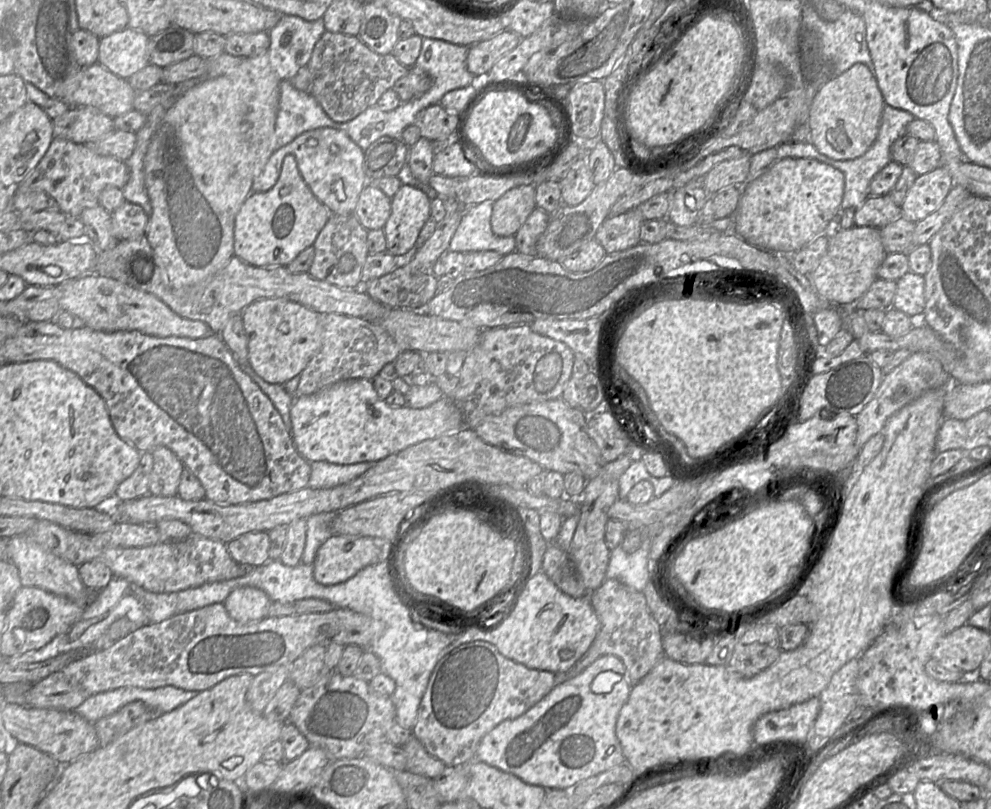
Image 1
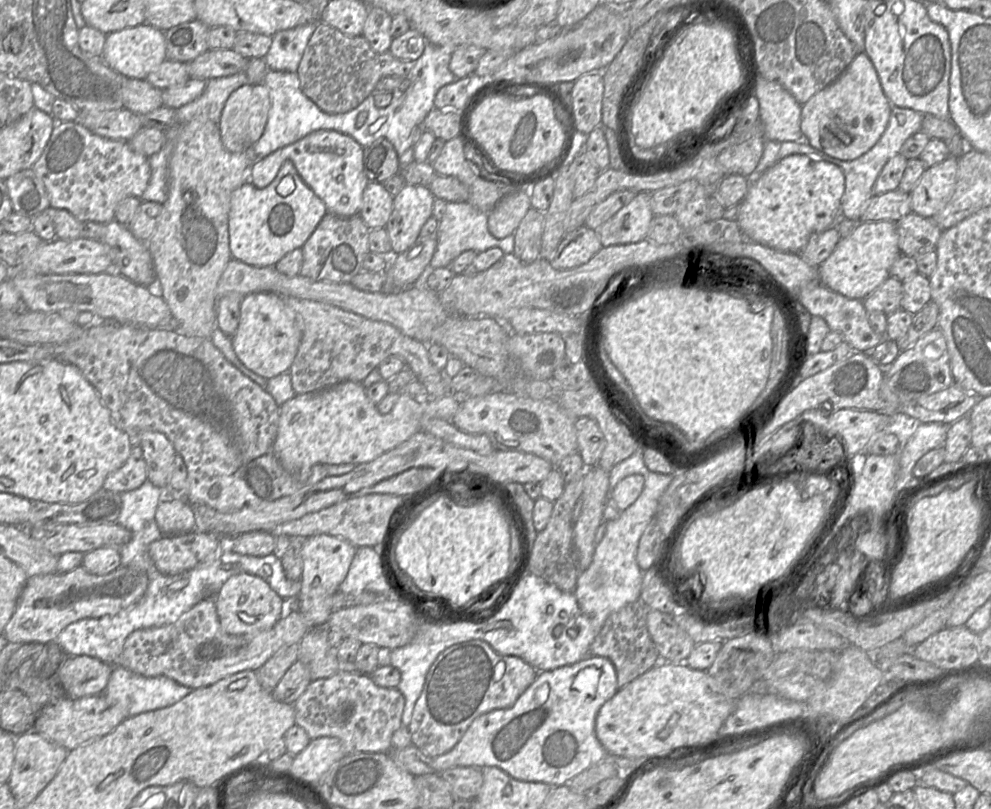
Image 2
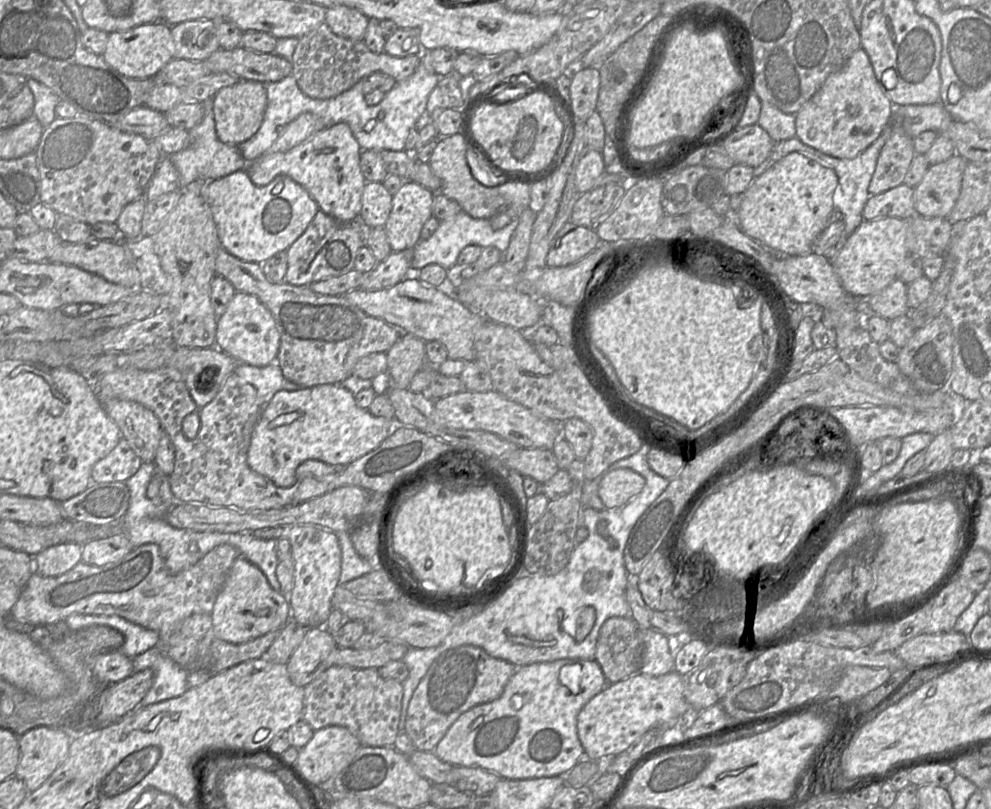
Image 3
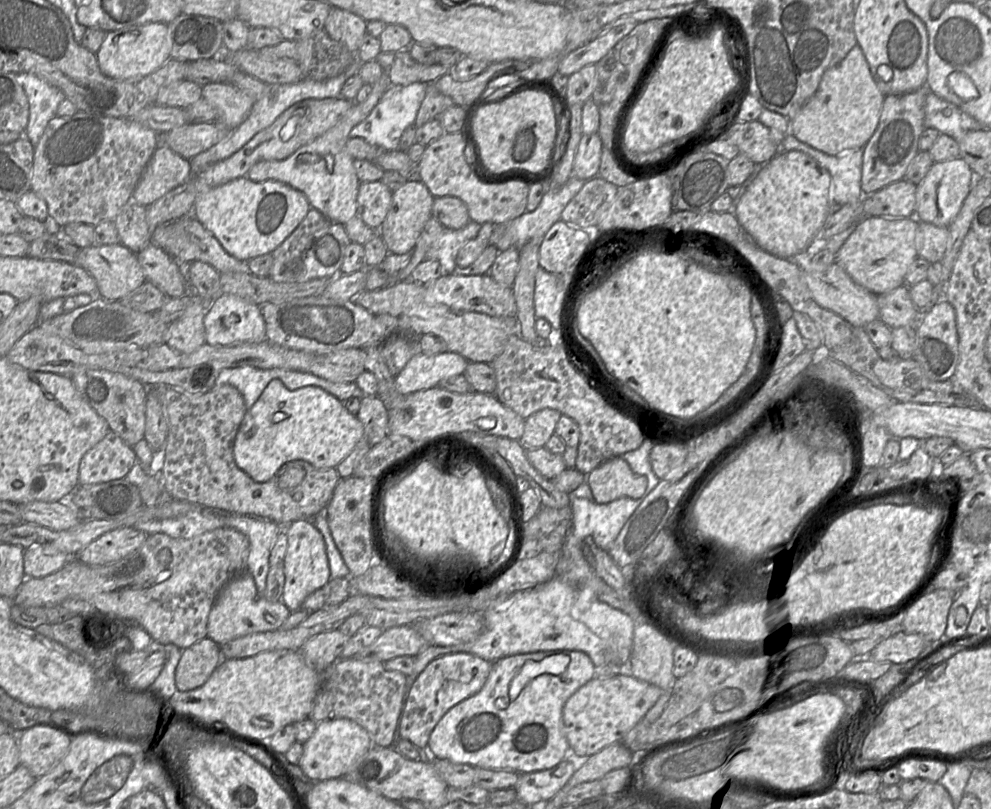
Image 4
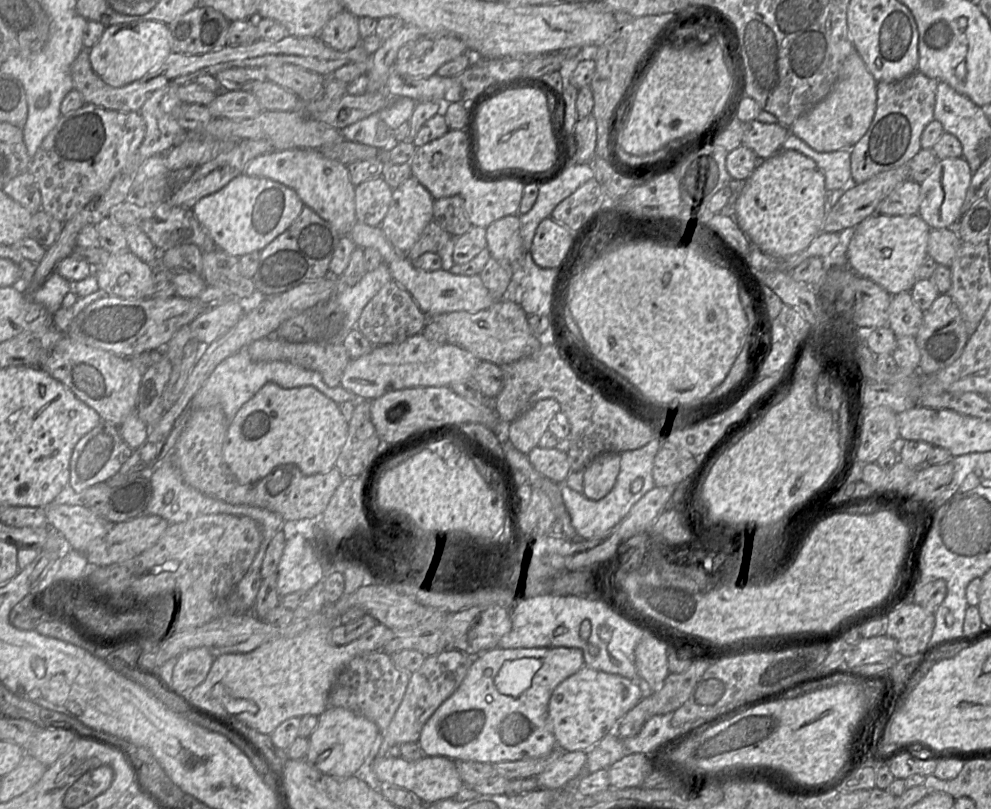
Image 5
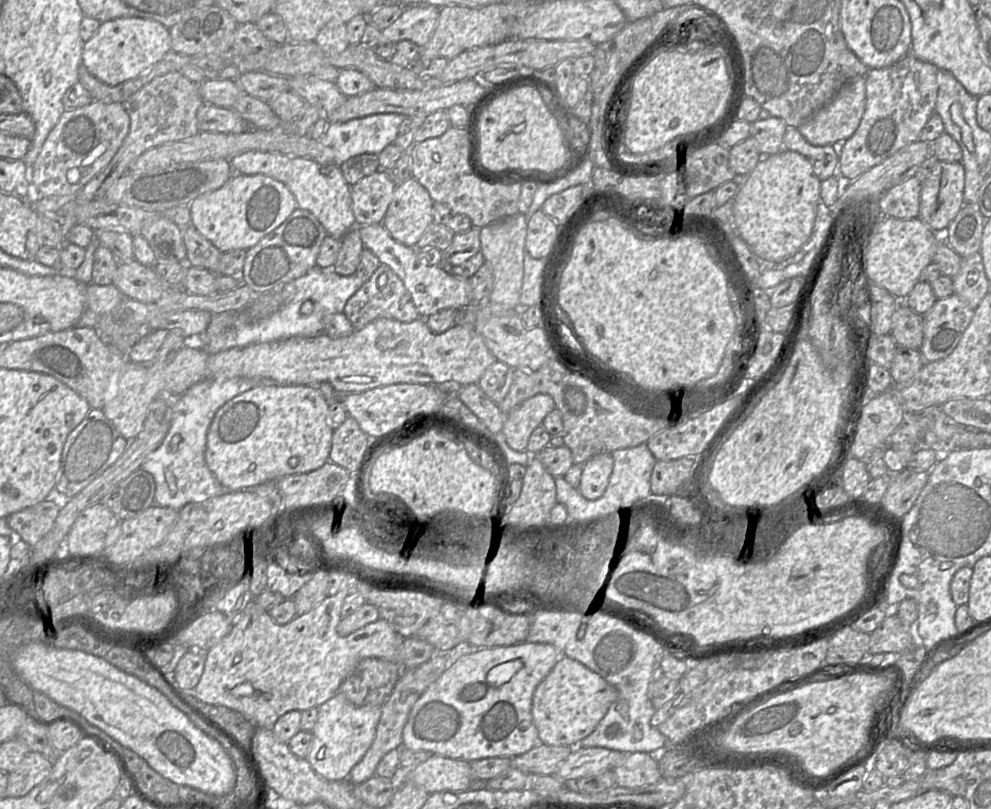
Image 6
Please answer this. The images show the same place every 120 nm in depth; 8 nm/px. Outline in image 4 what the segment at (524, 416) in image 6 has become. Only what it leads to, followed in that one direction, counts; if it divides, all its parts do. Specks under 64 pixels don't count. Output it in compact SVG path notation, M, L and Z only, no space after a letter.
M542 409L525 419L520 443L525 450L542 448L555 433L561 413L555 409Z

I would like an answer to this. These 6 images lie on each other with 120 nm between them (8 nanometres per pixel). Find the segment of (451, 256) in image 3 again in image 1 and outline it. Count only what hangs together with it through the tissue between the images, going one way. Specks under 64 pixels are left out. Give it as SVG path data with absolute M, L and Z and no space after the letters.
M444 199L449 211L463 211L461 222L451 239L449 251L496 251L503 256L516 250L515 236L496 236L491 228L491 216L495 201L483 201L464 207L454 199Z

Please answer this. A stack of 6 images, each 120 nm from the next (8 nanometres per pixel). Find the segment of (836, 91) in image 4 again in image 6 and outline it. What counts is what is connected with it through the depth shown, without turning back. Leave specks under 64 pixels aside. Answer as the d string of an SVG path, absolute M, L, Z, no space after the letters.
M866 78L852 79L825 106L800 125L798 130L814 146L840 145L857 130L865 111L865 105Z

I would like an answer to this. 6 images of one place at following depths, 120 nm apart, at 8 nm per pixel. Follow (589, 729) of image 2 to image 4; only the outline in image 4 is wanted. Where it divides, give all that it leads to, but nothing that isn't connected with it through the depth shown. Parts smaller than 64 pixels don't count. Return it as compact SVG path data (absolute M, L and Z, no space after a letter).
M538 651L501 658L493 662L483 688L452 707L438 722L430 735L427 751L433 759L487 769L530 773L553 768L569 754L562 716L564 704L594 677L595 665L582 651Z

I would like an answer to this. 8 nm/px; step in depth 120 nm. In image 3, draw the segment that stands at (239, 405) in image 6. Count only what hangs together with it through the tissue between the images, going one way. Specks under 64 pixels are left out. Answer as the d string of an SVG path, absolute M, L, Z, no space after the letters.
M324 384L301 388L297 391L280 390L276 392L270 402L264 406L261 417L253 430L251 443L247 453L247 463L252 470L269 478L276 486L283 488L291 487L298 482L296 470L304 461L319 460L332 466L347 466L348 464L379 447L379 445L394 432L396 425L398 424L396 423L395 418L386 419L382 417L374 417L368 410L359 408L355 402L355 395L341 384Z

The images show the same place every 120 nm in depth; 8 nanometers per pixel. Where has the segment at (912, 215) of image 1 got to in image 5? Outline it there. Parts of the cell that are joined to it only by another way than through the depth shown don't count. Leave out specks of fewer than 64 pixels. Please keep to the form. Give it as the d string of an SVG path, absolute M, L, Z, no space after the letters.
M964 157L938 160L932 173L920 184L920 217L932 229L954 228L962 216L962 206L973 172Z

